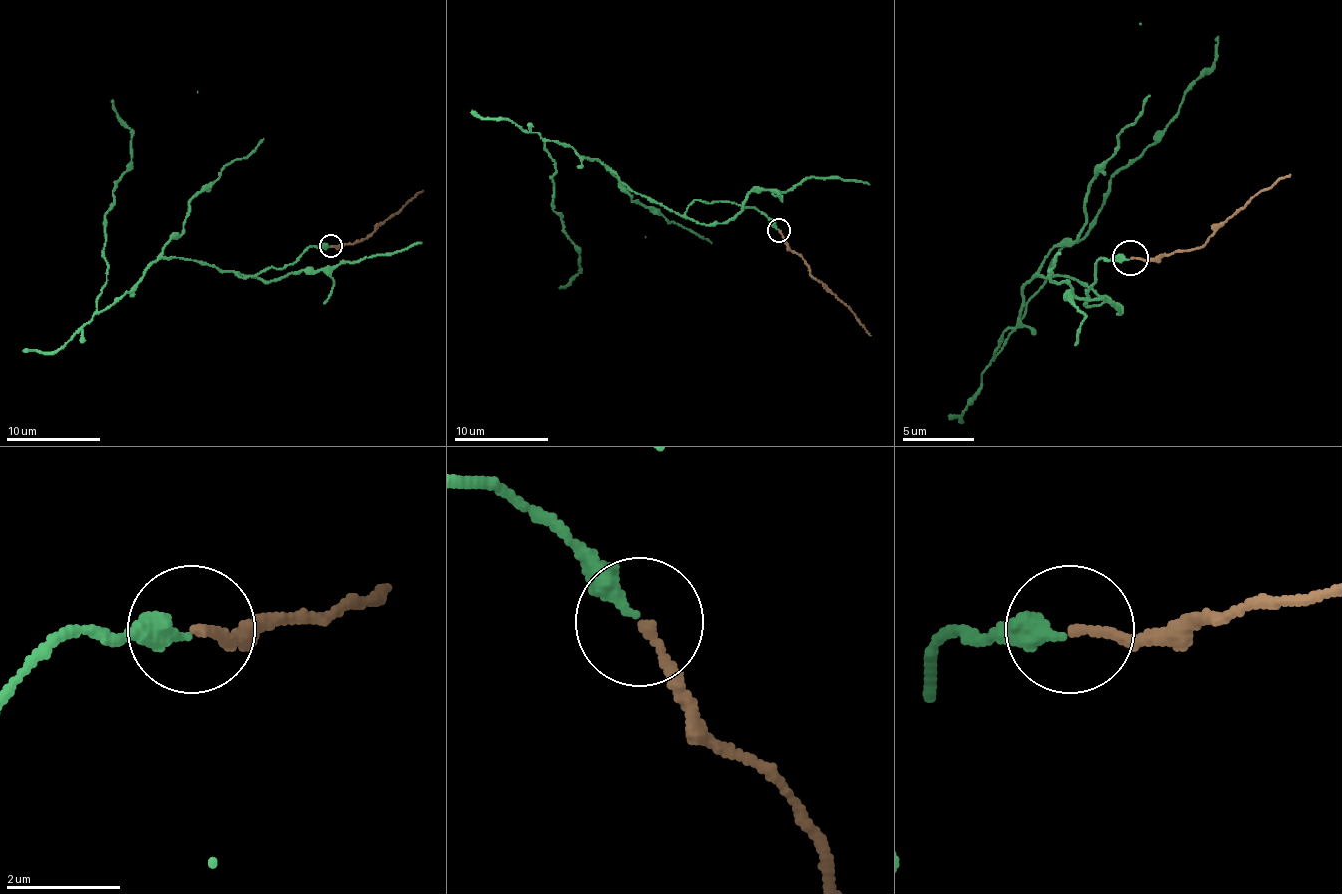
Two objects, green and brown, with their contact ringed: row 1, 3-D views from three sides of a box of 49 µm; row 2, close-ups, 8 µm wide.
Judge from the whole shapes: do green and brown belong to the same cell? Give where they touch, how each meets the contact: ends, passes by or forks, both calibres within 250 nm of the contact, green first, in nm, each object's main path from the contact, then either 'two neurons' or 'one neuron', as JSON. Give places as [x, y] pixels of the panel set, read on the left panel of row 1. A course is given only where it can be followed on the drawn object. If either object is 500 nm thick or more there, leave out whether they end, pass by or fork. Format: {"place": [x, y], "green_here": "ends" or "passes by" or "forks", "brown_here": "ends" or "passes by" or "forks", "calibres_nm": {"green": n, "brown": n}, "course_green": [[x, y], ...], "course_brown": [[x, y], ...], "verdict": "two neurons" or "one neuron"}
{"place": [330, 246], "green_here": "ends", "brown_here": "ends", "calibres_nm": {"green": 300, "brown": 160}, "course_green": [[330, 246], [238, 277], [158, 258], [99, 312], [106, 213], [132, 161], [132, 130], [110, 100]], "course_brown": [[330, 246], [361, 241], [422, 189]], "verdict": "one neuron"}

